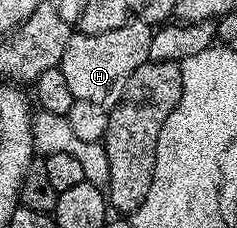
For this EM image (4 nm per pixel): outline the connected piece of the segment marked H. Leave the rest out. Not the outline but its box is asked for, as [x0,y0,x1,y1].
[60,19,154,111]

